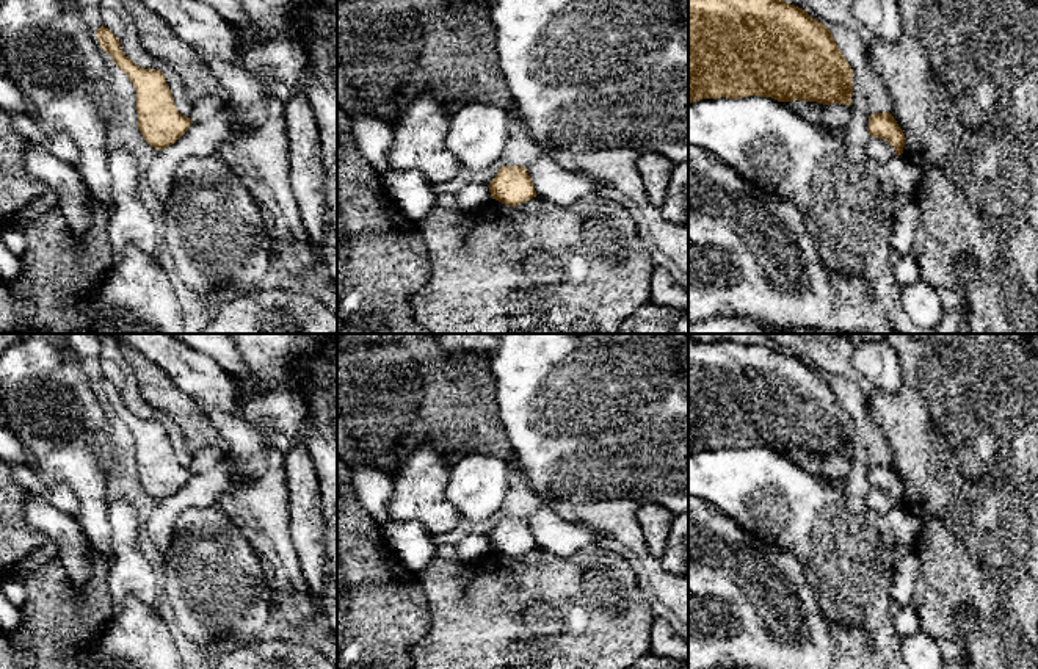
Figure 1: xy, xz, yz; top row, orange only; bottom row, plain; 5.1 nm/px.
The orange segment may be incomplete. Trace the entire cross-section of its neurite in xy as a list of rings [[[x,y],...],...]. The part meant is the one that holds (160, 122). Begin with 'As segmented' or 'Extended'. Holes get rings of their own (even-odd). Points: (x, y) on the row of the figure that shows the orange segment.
As segmented. [[[103,25],[96,36],[103,52],[135,86],[138,127],[146,143],[158,150],[174,144],[193,122],[176,108],[165,74],[136,66],[122,52],[119,39]]]

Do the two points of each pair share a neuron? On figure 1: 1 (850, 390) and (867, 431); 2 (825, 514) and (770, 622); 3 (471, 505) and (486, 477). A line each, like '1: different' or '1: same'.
1: same
2: different
3: same

